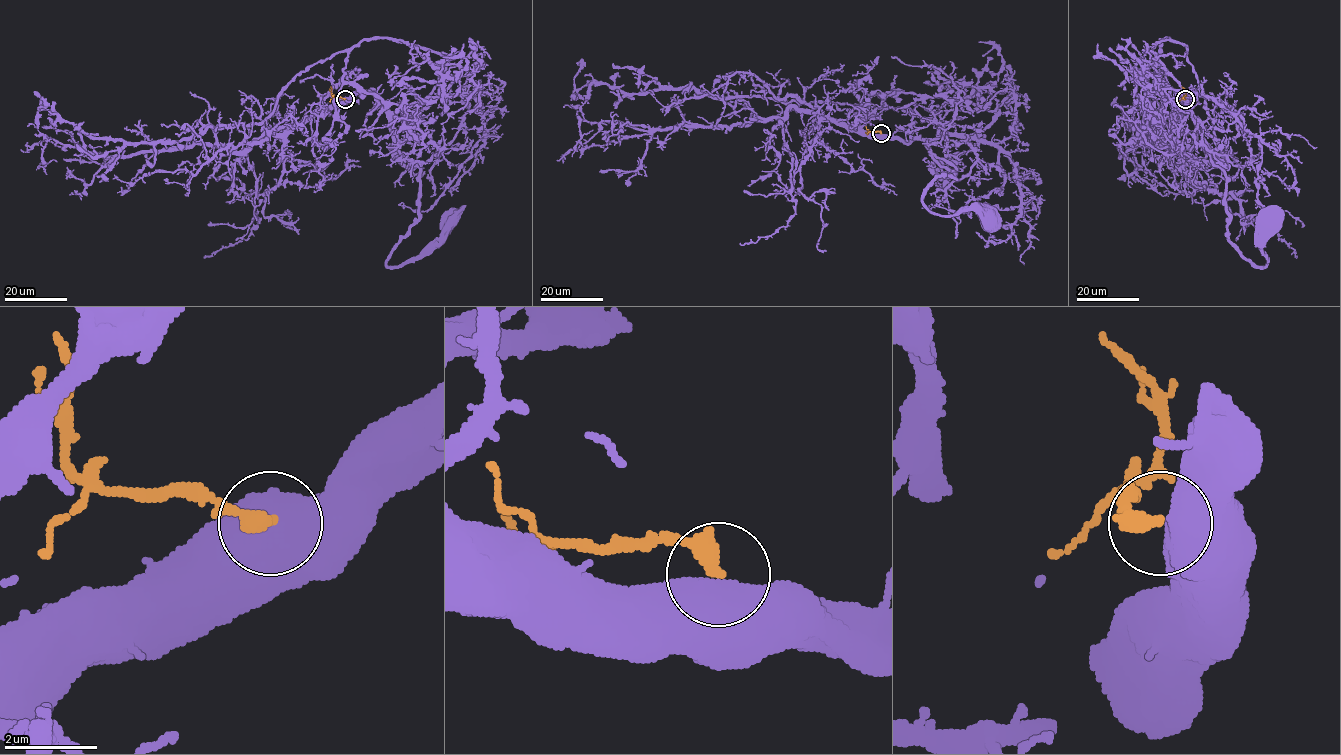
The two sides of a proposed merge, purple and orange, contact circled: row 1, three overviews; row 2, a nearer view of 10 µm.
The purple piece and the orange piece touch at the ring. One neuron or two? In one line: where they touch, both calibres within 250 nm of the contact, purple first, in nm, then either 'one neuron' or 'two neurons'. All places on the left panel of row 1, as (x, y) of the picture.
place (345, 99); calibres 800 and 400 nm; two neurons

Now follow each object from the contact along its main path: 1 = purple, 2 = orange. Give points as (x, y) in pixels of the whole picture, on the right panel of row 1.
1: (1186, 99), (1193, 90), (1195, 128), (1226, 179), (1228, 238), (1254, 266), (1267, 263), (1262, 245), (1269, 222)
2: (1185, 99), (1185, 90), (1181, 86)

